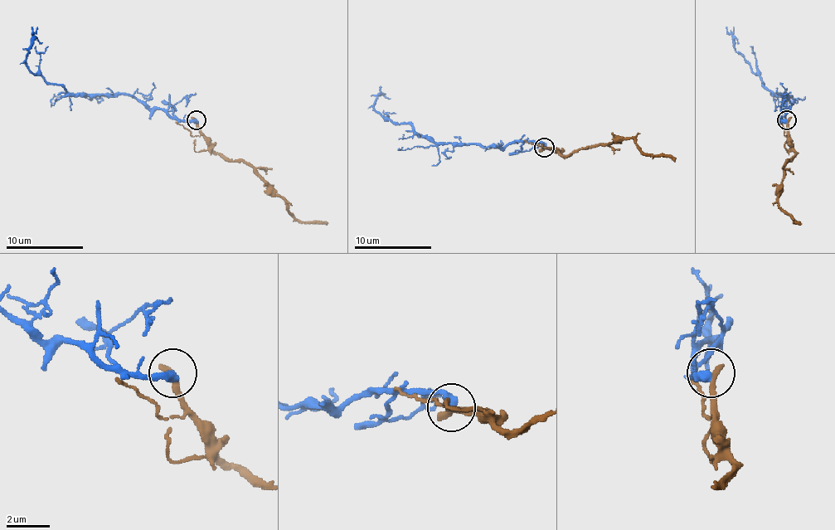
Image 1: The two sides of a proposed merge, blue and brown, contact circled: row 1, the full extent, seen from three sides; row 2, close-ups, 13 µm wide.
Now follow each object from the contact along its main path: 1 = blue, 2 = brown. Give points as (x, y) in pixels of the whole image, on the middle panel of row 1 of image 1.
1: (543, 147), (540, 143), (495, 147), (470, 143), (431, 143), (408, 123), (396, 123), (373, 108), (379, 86)
2: (543, 148), (572, 154), (580, 148), (634, 138), (646, 154), (669, 156), (675, 162)

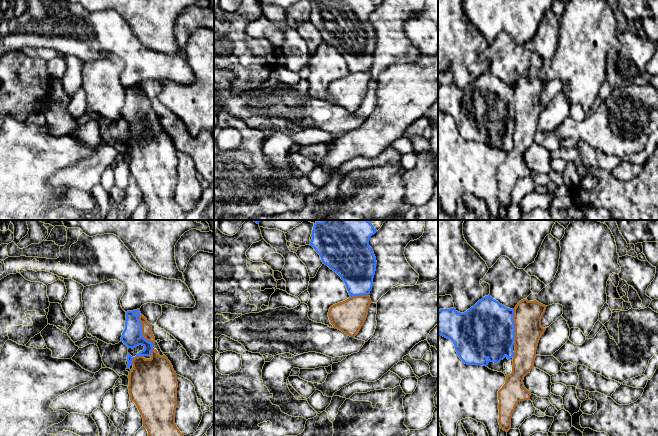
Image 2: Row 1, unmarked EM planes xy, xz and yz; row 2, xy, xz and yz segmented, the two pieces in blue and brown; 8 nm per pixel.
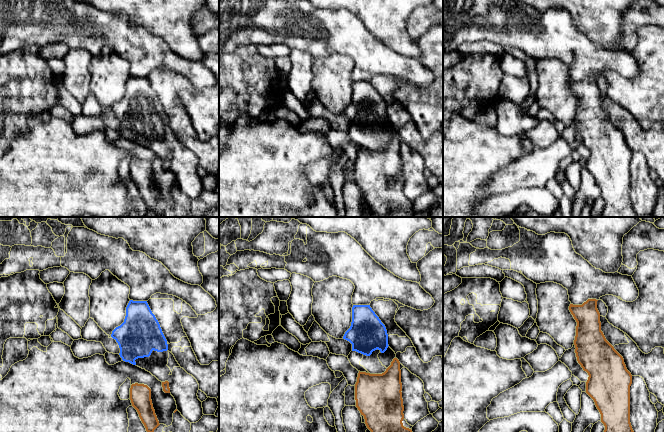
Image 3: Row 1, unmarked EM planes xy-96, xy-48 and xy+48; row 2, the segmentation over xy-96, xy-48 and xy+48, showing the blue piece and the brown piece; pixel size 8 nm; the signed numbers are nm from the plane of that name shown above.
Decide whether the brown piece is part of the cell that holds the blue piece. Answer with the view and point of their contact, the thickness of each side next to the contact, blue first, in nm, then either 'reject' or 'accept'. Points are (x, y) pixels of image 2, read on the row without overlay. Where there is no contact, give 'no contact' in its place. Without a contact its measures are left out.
yz (514, 103) | 440/220 nm | reject

